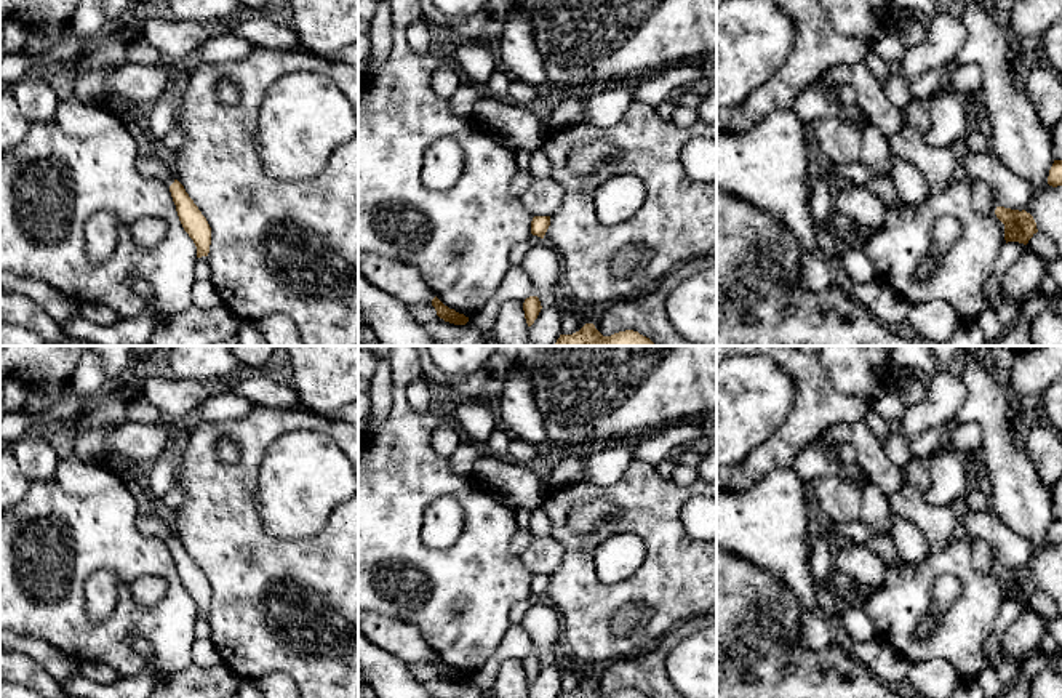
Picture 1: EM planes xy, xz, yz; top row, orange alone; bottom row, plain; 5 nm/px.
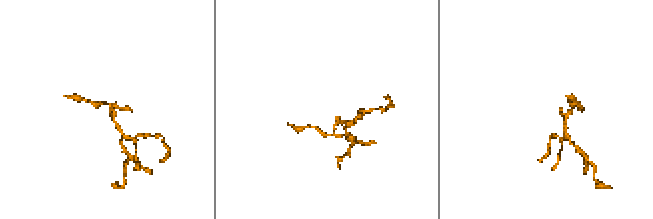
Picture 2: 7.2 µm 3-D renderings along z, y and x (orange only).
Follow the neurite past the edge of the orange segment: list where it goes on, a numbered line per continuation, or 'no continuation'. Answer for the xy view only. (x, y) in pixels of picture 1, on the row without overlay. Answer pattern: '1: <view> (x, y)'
1: xy (151, 525)

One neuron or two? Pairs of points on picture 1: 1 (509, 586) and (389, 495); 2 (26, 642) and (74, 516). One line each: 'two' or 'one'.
1: one
2: two

